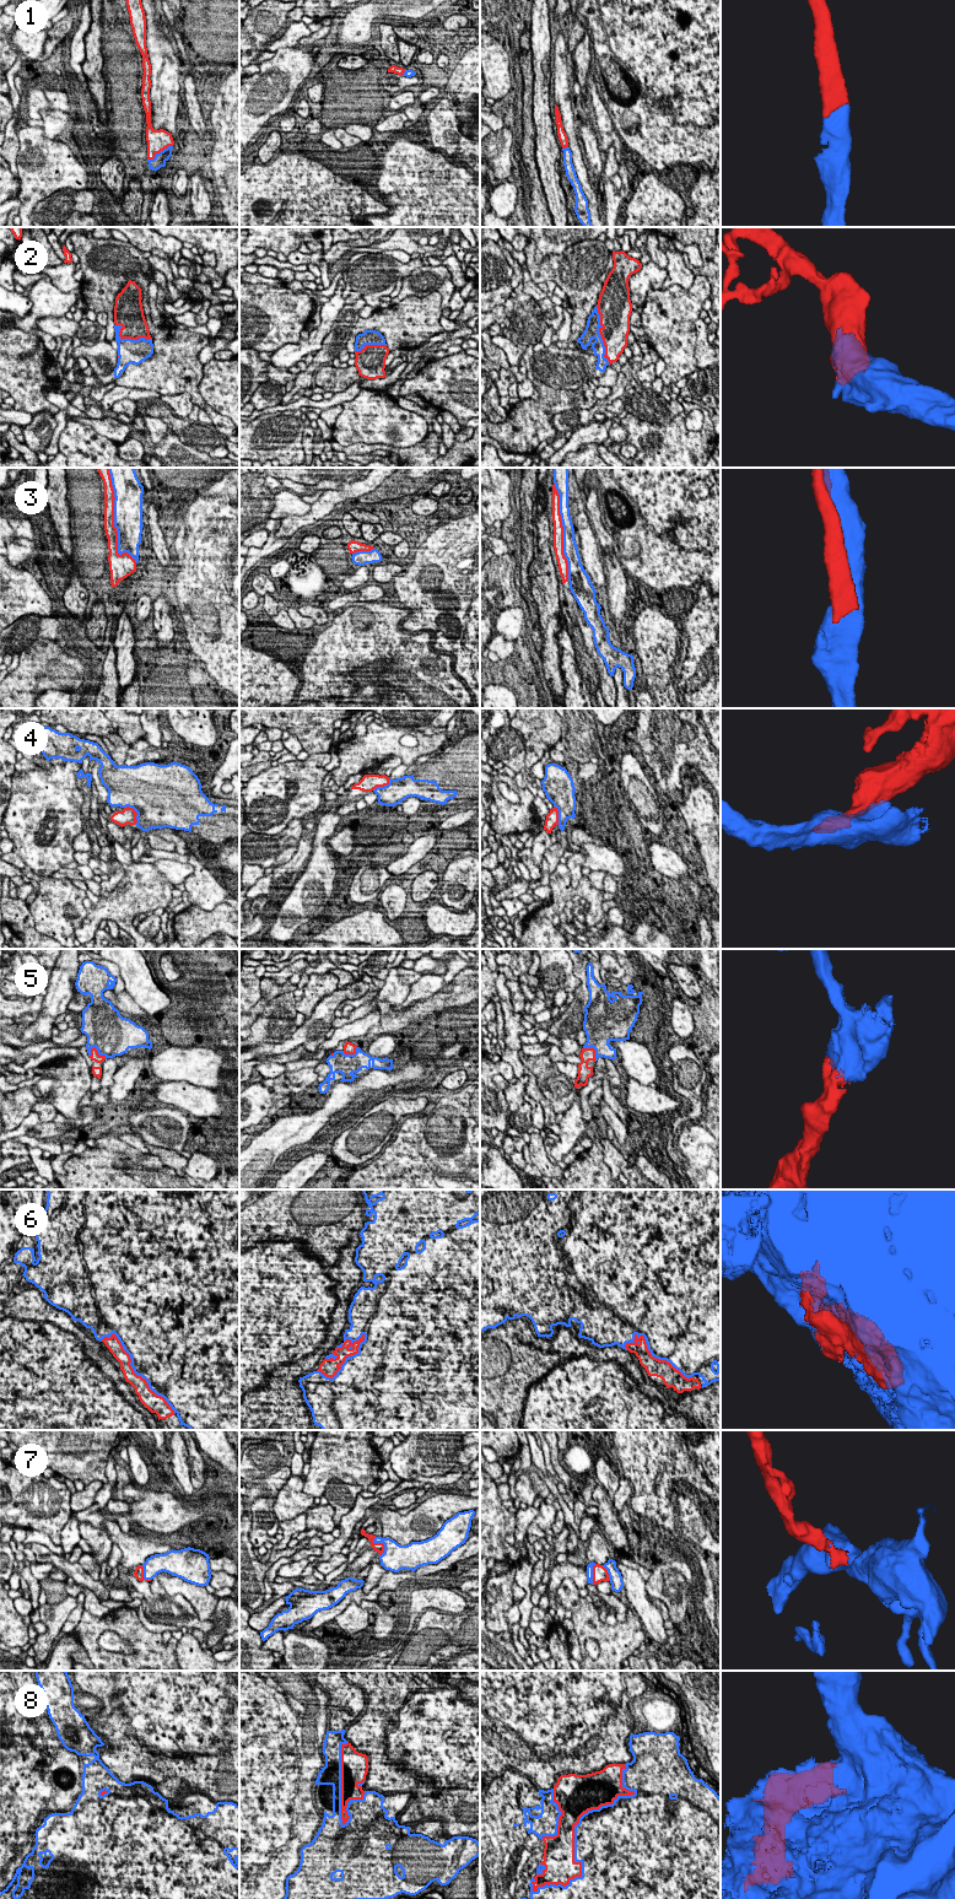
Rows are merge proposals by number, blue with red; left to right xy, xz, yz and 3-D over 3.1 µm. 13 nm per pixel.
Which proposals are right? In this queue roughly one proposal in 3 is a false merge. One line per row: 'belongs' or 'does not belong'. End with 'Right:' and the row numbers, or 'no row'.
1: belongs
2: belongs
3: does not belong
4: does not belong
5: belongs
6: belongs
7: belongs
8: belongs
Right: 1, 2, 5, 6, 7, 8

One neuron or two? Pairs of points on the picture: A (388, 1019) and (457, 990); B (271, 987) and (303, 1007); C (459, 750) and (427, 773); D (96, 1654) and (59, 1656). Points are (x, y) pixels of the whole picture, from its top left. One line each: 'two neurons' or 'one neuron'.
A: one neuron
B: two neurons
C: one neuron
D: two neurons

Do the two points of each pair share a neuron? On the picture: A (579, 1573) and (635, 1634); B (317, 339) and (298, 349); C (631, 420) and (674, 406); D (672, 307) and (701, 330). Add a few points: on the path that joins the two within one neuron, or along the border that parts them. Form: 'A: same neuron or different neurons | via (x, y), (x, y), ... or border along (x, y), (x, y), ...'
A: different neurons | border along (578, 1587), (571, 1579), (566, 1577), (551, 1596)
B: same neuron | via (312, 344), (303, 348)
C: different neurons | border along (629, 411), (642, 420), (667, 422)
D: different neurons | border along (699, 317), (695, 323), (696, 350), (694, 355)

